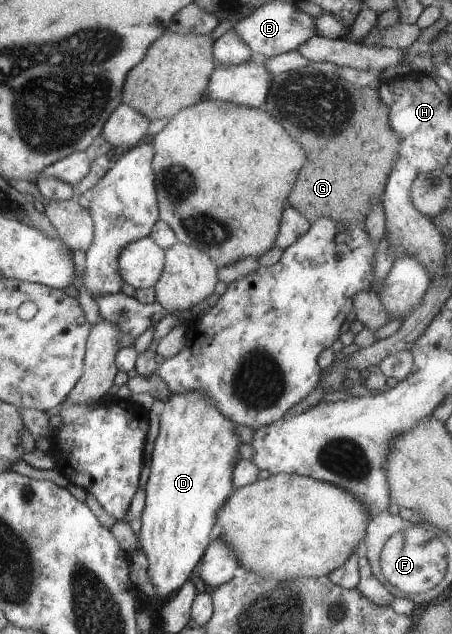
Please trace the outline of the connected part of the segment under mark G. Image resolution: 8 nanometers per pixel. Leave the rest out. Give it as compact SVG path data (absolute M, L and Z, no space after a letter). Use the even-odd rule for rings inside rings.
M304 66L274 77L268 97L259 108L276 117L282 123L282 127L292 127L286 131L294 141L302 145L302 151L306 151L306 167L302 167L302 173L298 175L298 181L288 197L288 205L296 207L300 213L306 213L306 219L311 224L318 217L344 225L364 223L370 213L368 207L378 203L378 199L382 199L386 191L386 182L398 159L400 149L400 138L390 127L389 109L380 99L379 90L360 87L334 74L326 74L310 66Z

